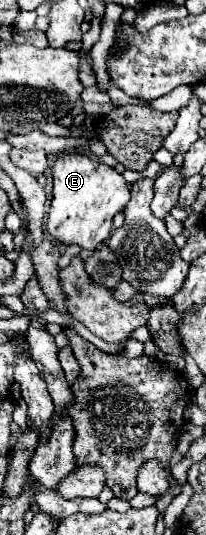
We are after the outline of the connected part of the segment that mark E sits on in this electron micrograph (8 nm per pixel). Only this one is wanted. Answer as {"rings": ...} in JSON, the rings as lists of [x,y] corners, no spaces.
{"rings":[[[90,154],[60,156],[52,168],[54,198],[50,202],[46,232],[60,244],[76,244],[94,250],[112,232],[112,218],[122,212],[130,200],[130,190],[120,172],[98,162]]]}

